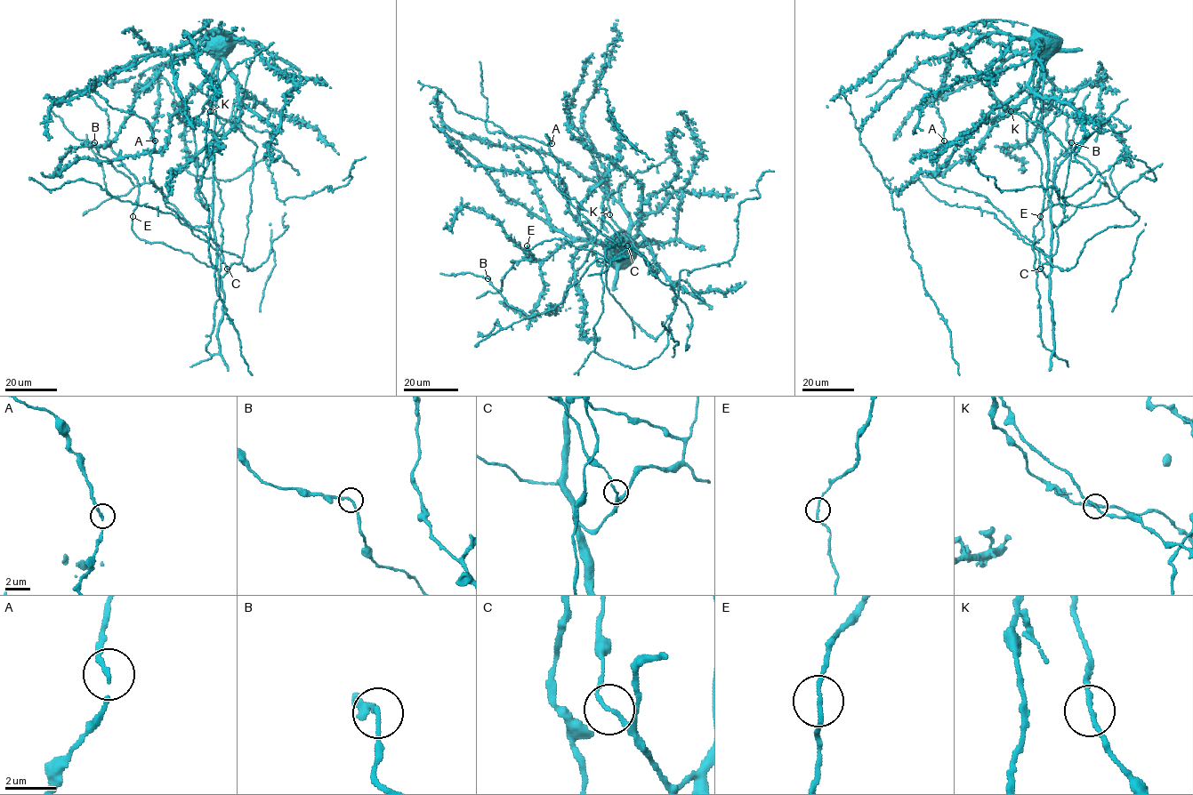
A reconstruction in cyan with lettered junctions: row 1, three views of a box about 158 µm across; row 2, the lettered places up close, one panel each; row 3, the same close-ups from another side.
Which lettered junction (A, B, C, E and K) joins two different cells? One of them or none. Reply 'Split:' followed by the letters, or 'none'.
Split: none

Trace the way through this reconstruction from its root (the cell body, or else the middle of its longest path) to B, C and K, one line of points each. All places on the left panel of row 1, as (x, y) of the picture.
B: (222, 39), (210, 225), (191, 226), (153, 183), (134, 186), (99, 154), (95, 142)
C: (222, 39), (218, 57), (220, 94), (215, 108), (213, 228), (216, 269), (223, 276), (227, 269)
K: (222, 39), (223, 62), (245, 97), (231, 122), (210, 111)

